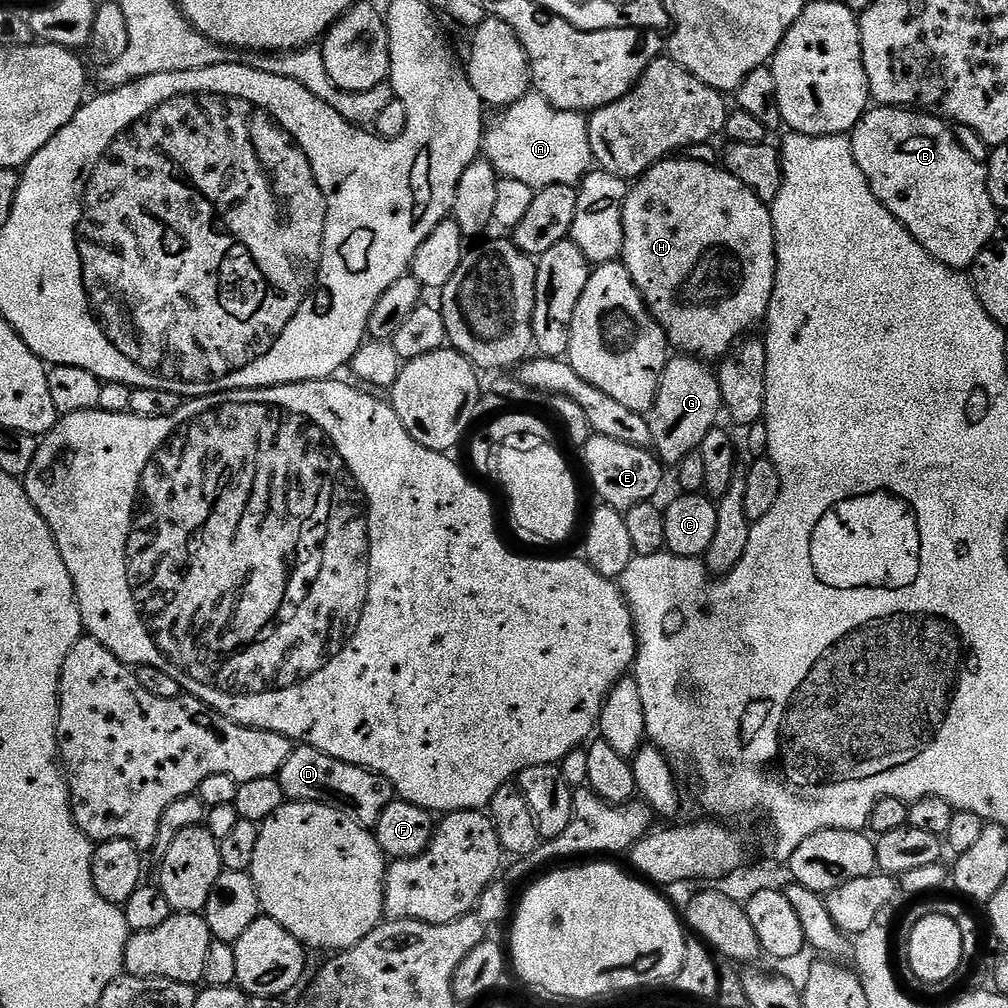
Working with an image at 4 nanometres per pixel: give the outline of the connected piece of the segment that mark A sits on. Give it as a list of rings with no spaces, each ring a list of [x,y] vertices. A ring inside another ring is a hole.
[[[529,94],[508,105],[496,121],[487,125],[482,145],[483,159],[496,167],[501,177],[518,178],[537,190],[546,186],[579,185],[594,161],[590,150],[588,116],[556,108],[539,94]]]

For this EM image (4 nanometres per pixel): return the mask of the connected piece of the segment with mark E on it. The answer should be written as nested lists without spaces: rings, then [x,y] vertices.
[[[593,434],[582,445],[584,468],[588,471],[588,480],[592,488],[601,497],[603,503],[612,508],[627,510],[635,504],[647,504],[660,488],[664,480],[665,465],[655,451],[638,446],[629,446],[627,442],[617,442],[615,438],[606,438]]]

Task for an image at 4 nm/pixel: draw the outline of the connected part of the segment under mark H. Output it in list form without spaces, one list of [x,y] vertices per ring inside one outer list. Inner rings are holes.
[[[685,158],[661,160],[659,164],[649,168],[629,187],[628,197],[624,199],[624,209],[622,210],[622,234],[624,237],[622,238],[620,260],[626,266],[630,278],[634,278],[634,286],[638,286],[650,314],[658,322],[658,326],[666,334],[669,345],[677,353],[691,356],[701,362],[713,362],[712,360],[716,359],[719,361],[736,347],[741,338],[747,337],[751,333],[748,331],[759,320],[761,323],[767,317],[776,281],[776,239],[774,238],[772,210],[769,205],[761,202],[758,194],[754,194],[754,190],[750,190],[750,186],[742,186],[742,182],[738,182],[738,178],[725,172],[723,167],[690,161]]]

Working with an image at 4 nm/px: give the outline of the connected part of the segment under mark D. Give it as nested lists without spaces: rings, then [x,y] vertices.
[[[307,746],[293,747],[278,779],[289,801],[305,800],[315,804],[328,804],[354,818],[358,826],[369,830],[375,829],[378,818],[382,818],[382,810],[386,810],[386,806],[390,806],[394,799],[392,783],[378,773],[347,764],[338,758],[330,758],[330,754],[322,754],[322,750]]]

